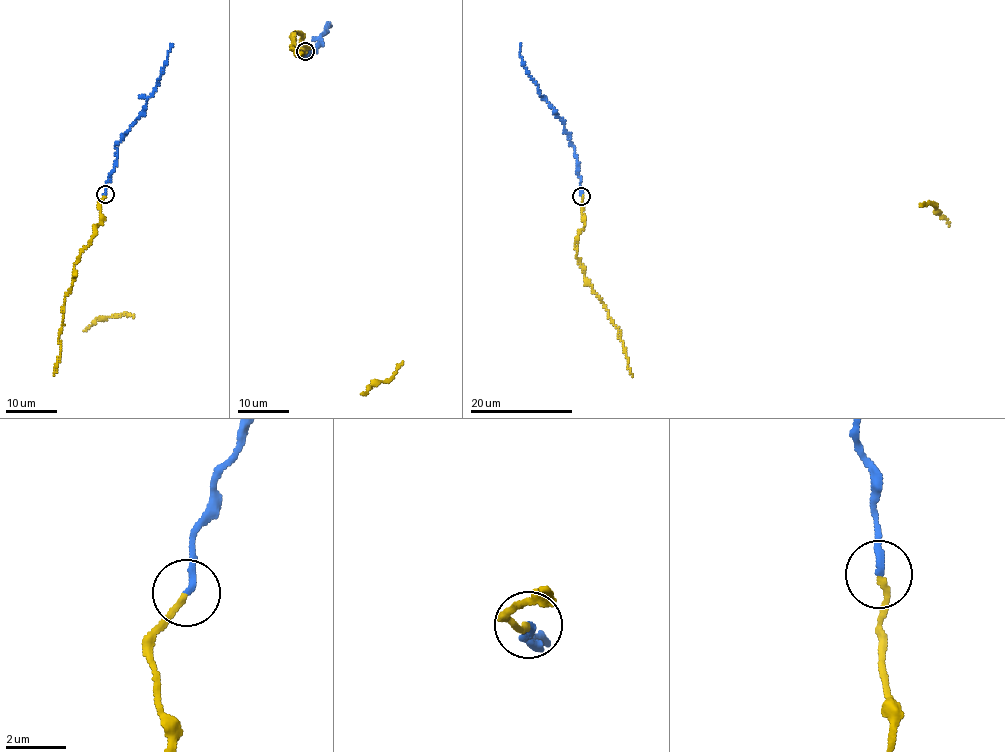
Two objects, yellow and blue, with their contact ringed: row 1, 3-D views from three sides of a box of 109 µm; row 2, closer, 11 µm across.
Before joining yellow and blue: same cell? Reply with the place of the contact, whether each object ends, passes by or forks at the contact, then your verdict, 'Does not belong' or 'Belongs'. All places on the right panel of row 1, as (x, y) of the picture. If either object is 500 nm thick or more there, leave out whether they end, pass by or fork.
Place: (581, 196). At the ring yellow ends. At the ring blue ends. Does not belong

